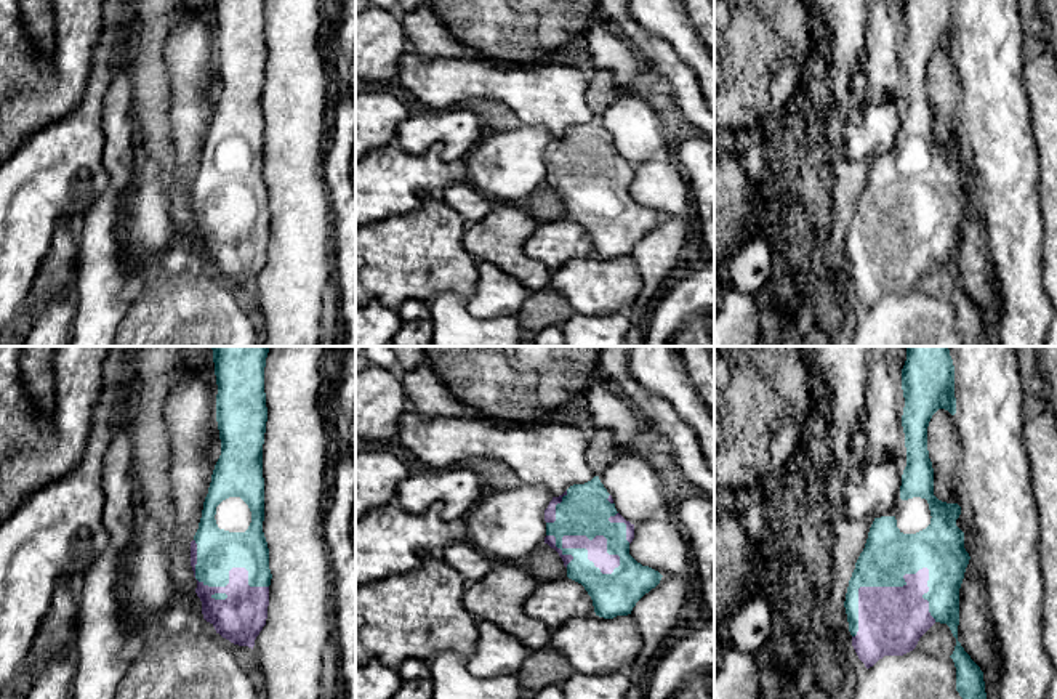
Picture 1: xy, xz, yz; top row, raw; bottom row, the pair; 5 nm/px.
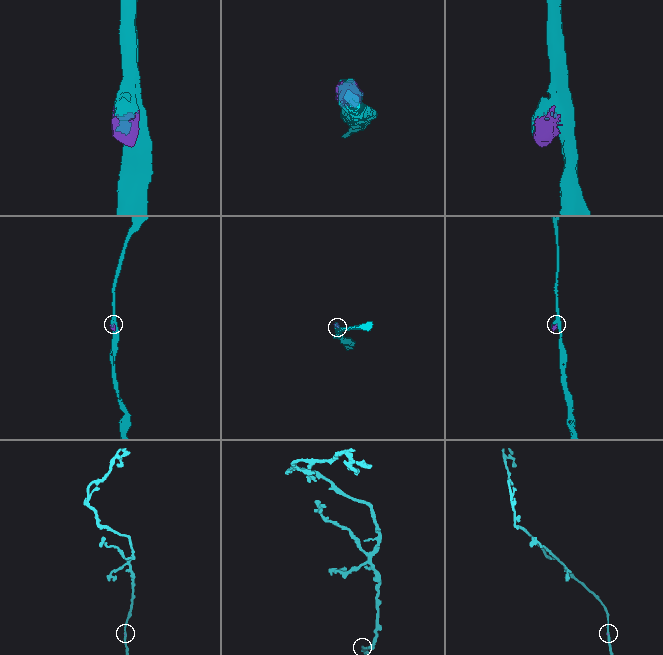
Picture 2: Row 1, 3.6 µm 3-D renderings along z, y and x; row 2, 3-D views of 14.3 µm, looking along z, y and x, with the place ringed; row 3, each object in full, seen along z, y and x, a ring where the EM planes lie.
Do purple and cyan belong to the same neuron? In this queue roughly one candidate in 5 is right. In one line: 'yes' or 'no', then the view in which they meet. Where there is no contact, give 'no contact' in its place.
yes; meets purple in xz

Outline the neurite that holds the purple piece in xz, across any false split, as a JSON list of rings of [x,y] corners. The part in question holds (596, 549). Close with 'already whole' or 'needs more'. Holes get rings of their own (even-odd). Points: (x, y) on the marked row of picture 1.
[[[599,476],[553,497],[545,521],[545,543],[559,553],[567,577],[585,587],[596,616],[628,616],[660,584],[658,571],[629,555],[634,524],[617,511]]]; needs more

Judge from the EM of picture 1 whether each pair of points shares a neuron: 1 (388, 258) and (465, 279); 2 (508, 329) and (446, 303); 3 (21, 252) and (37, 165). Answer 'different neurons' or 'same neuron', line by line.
1: same neuron
2: same neuron
3: same neuron

